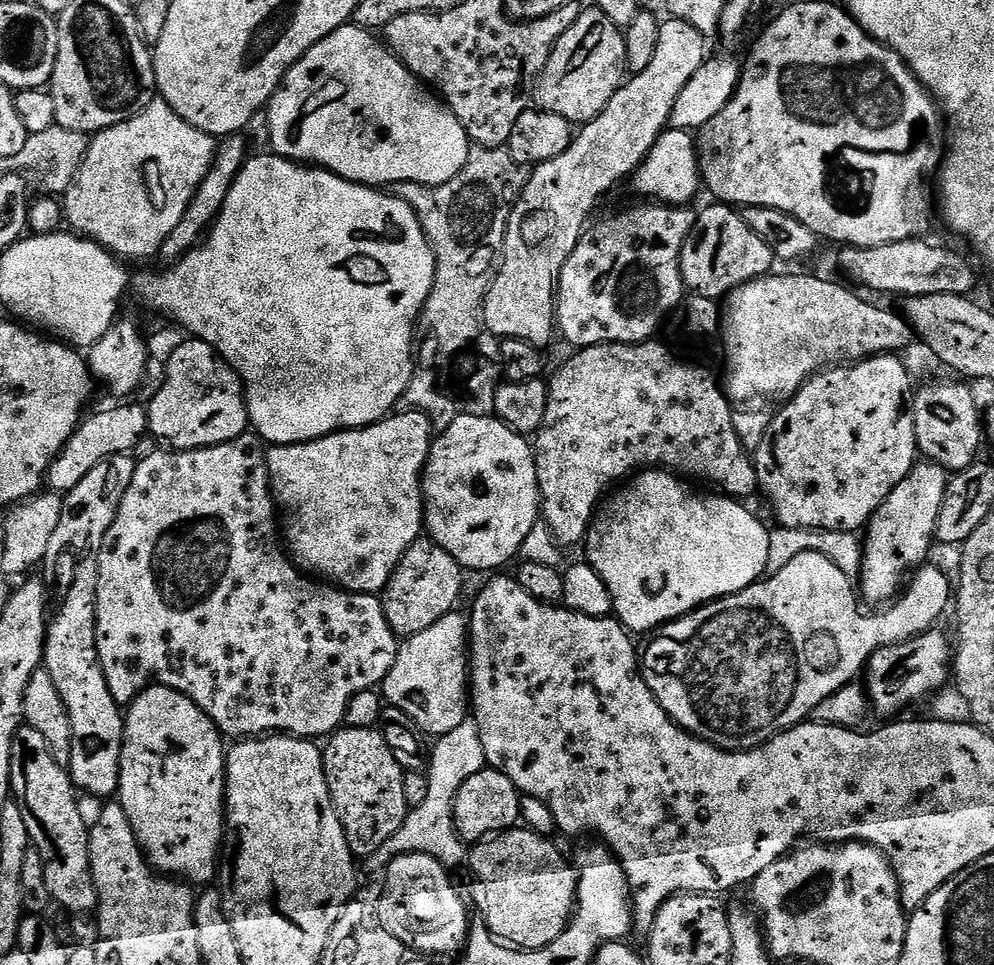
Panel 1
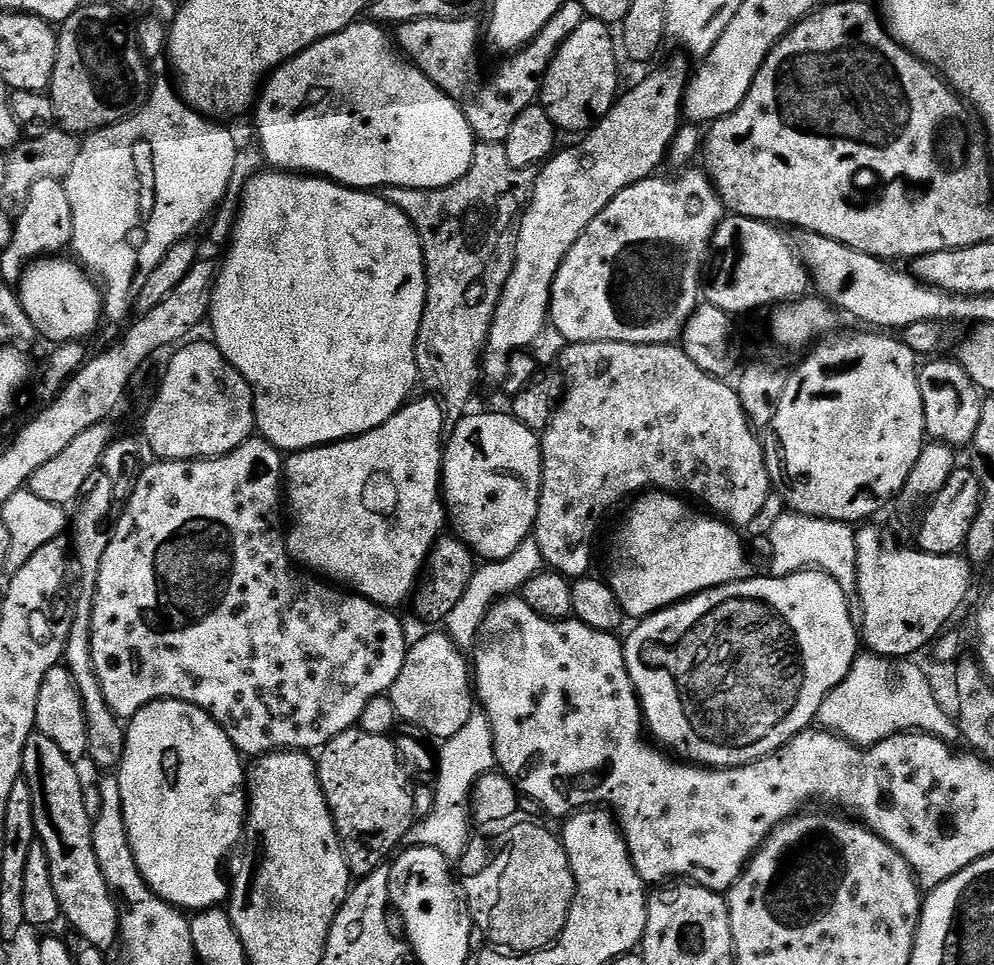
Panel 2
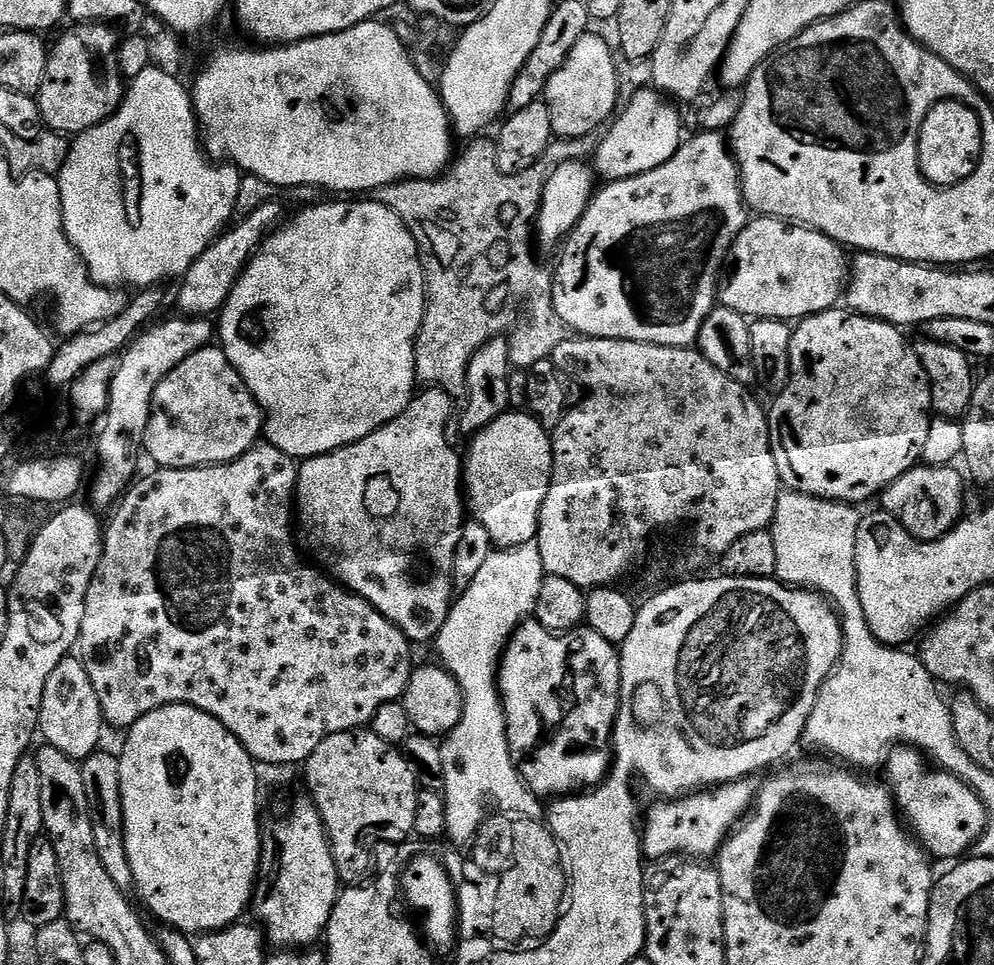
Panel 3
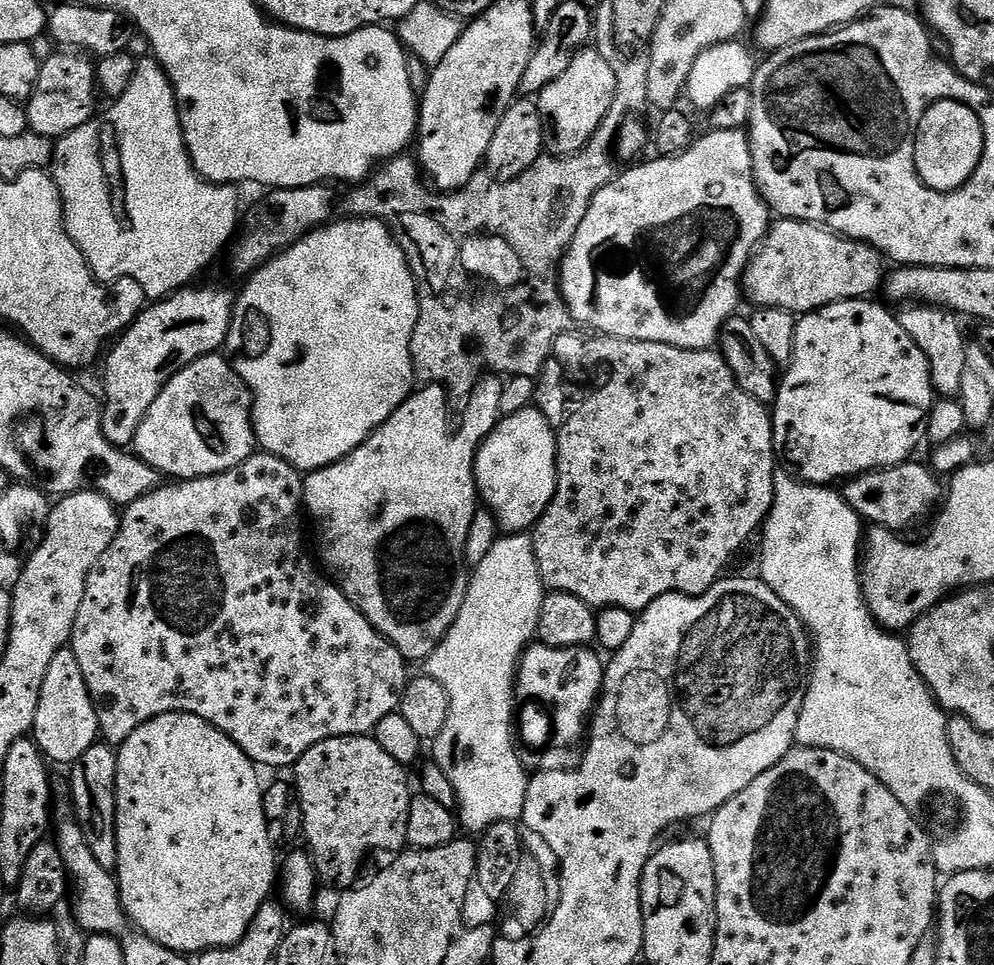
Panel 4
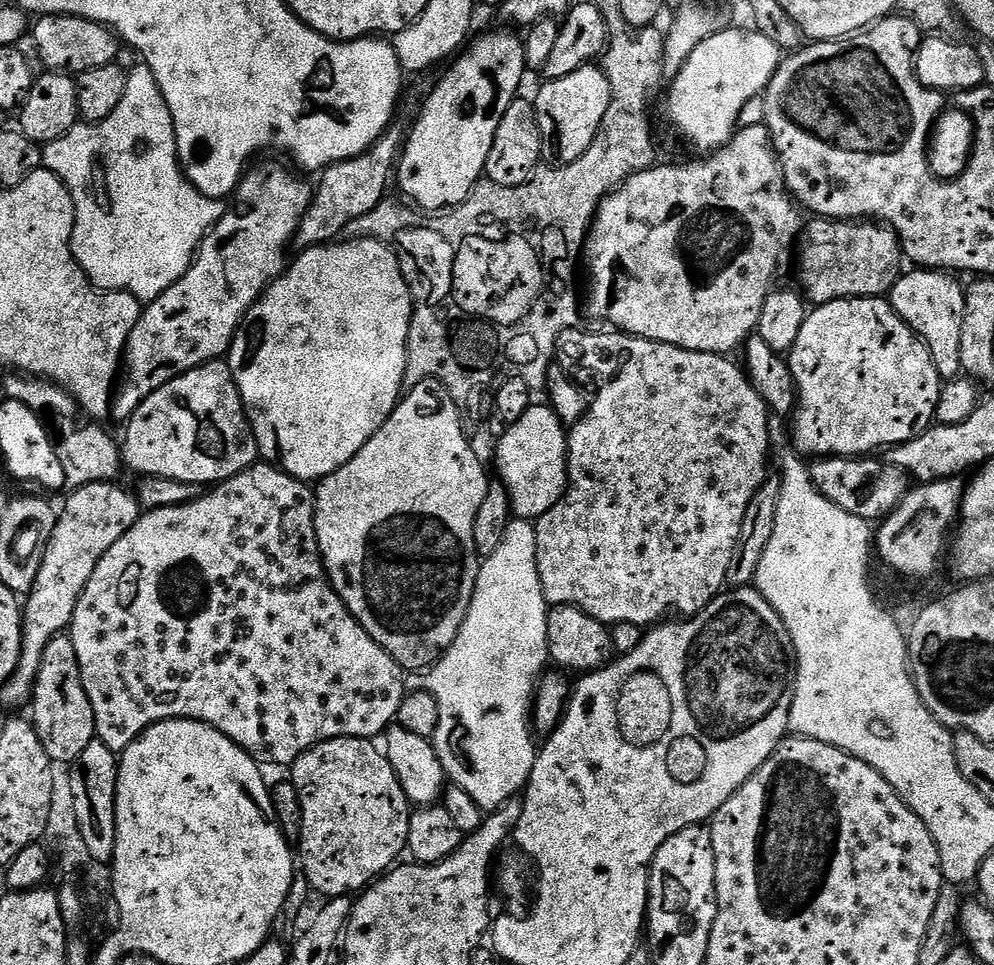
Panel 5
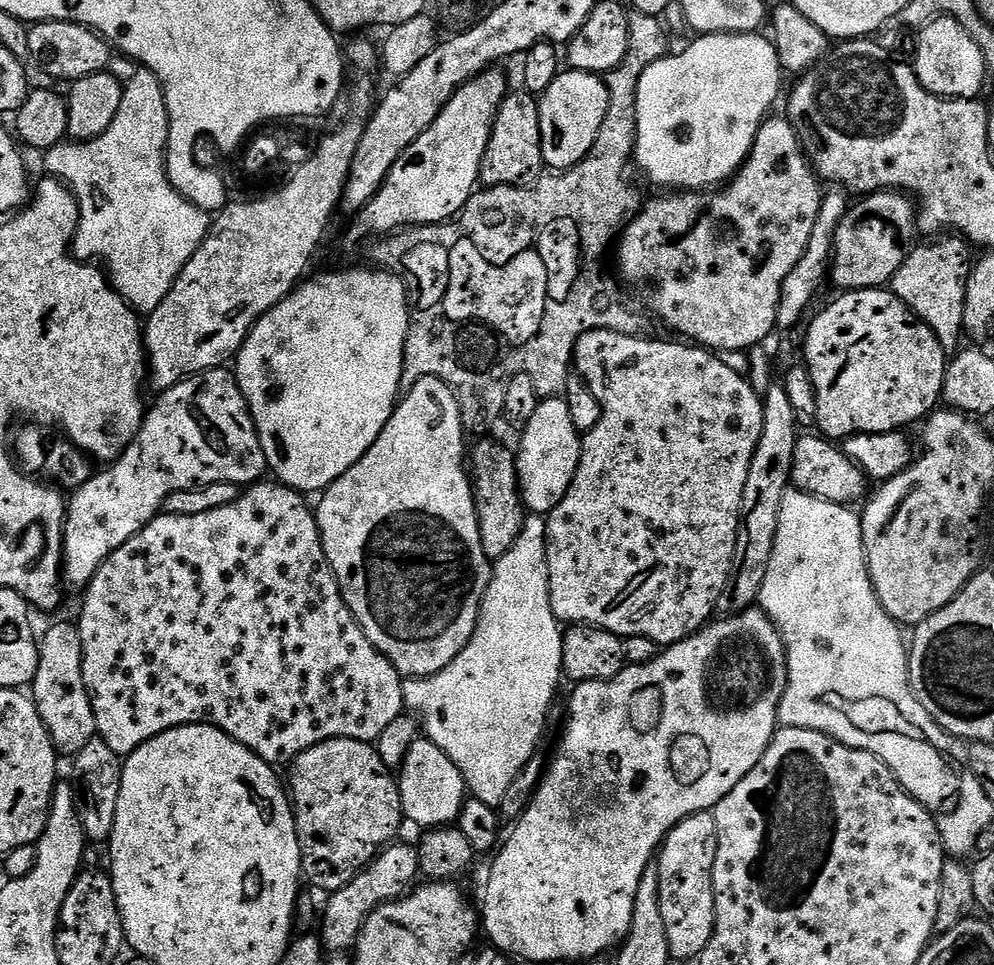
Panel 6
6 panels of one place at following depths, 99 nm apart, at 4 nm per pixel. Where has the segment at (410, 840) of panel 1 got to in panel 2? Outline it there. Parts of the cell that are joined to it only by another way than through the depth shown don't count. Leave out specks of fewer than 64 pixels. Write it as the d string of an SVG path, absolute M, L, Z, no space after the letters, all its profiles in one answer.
M473 714L470 722L466 722L462 730L458 730L458 734L443 741L441 748L444 749L439 749L438 752L440 770L434 781L436 797L433 809L427 817L413 823L412 829L404 836L404 844L433 847L449 862L460 862L463 861L470 843L468 824L470 825L469 800L472 787L480 776L497 767L496 751L492 745L492 727L487 716Z

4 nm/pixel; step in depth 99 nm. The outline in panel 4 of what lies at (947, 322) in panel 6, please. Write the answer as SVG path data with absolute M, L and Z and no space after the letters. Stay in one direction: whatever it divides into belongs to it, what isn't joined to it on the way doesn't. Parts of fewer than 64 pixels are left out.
M908 302L901 308L904 309L899 309L899 322L906 330L906 334L914 338L918 350L926 354L935 395L940 398L959 397L962 386L962 369L966 362L966 350L970 344L969 341L964 341L964 332L960 329L959 322L961 321L957 313L923 302Z

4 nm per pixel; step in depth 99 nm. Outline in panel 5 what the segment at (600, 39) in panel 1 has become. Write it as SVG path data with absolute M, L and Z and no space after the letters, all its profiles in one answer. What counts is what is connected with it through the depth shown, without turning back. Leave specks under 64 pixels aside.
M589 66L574 70L574 74L566 74L566 78L550 80L541 85L540 93L534 96L534 103L543 159L552 166L569 164L590 150L590 142L594 142L602 126L602 118L606 118L606 110L610 110L612 101L610 82L603 67Z

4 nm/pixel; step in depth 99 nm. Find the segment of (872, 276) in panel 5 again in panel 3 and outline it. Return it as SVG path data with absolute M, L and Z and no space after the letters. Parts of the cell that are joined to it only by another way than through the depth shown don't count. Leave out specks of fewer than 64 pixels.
M757 215L728 251L726 271L718 284L719 303L756 320L802 321L841 303L850 271L849 257L844 255L841 245L813 228Z

